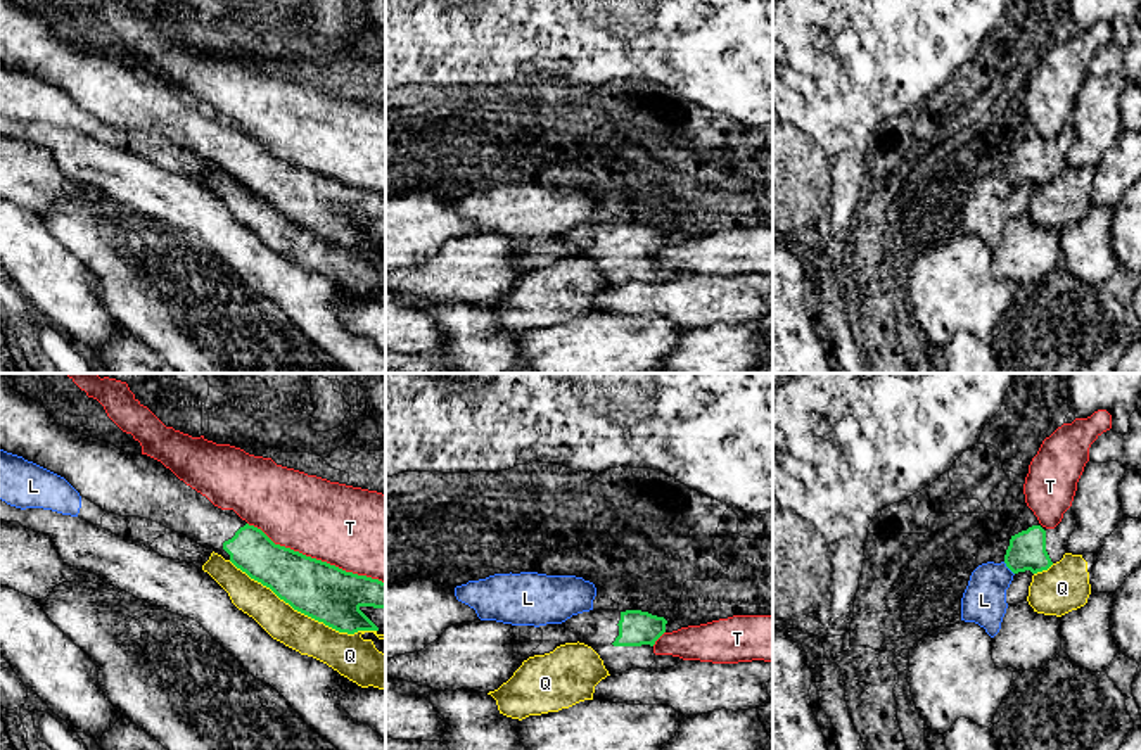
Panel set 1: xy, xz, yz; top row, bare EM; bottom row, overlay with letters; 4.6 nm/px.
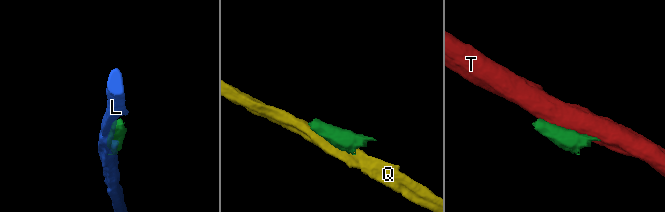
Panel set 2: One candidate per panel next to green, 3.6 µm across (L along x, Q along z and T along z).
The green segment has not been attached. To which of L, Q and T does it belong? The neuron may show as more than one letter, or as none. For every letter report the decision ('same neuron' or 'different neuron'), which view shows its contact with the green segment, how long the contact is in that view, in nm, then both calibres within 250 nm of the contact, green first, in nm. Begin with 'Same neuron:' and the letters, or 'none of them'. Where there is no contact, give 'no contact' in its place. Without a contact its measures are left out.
Same neuron: none of them
L: different neuron; contact in yz; length 80 nm; calibres 180 and 200 nm
Q: different neuron; contact in xy; length 750 nm; calibres 260 and 180 nm
T: different neuron; contact in xy; length 700 nm; calibres 260 and 400 nm

